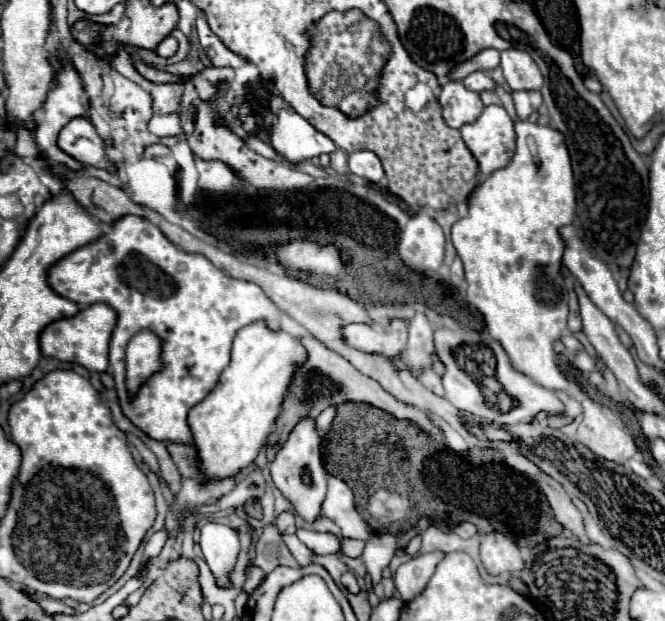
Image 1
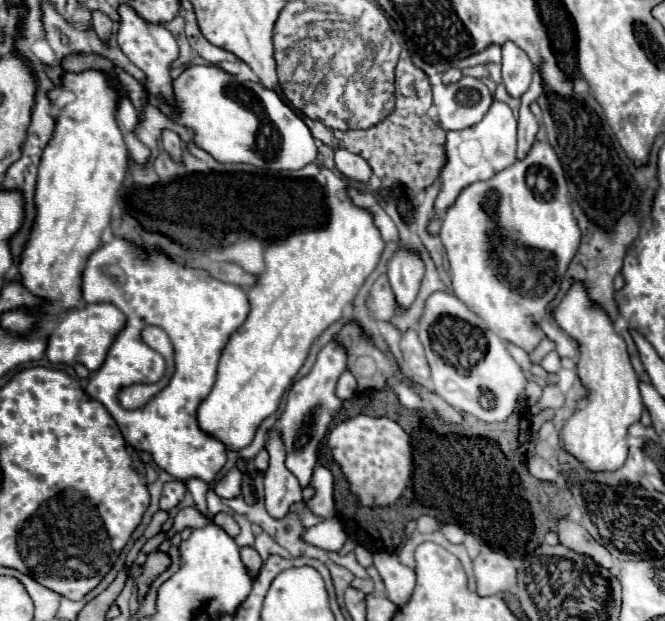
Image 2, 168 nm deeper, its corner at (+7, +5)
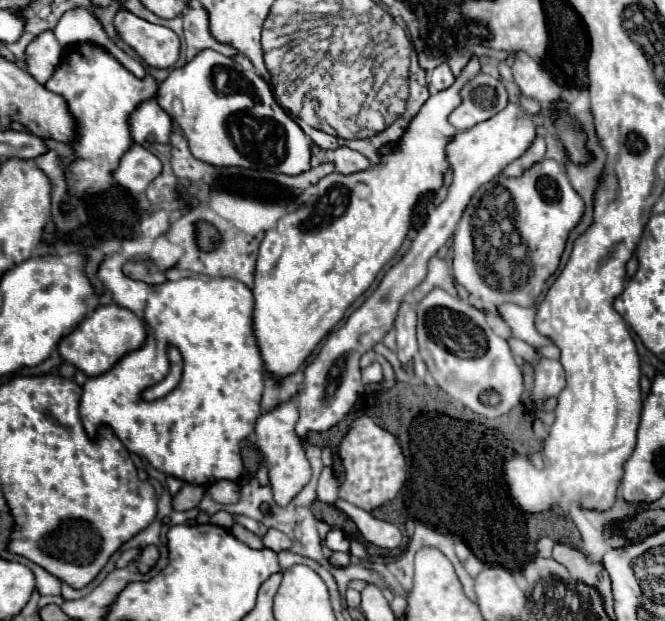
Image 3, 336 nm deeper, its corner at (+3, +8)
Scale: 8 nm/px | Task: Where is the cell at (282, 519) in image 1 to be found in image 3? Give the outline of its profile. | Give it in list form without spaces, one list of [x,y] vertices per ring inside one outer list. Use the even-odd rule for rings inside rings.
[[[288,401],[280,407],[276,407],[274,411],[260,415],[256,421],[256,431],[254,431],[256,433],[256,445],[262,449],[262,453],[266,457],[266,465],[270,467],[268,477],[270,477],[274,501],[280,507],[288,505],[304,489],[304,485],[310,481],[310,473],[312,473],[310,463],[304,455],[304,445],[294,431],[296,421],[298,421],[296,401]]]

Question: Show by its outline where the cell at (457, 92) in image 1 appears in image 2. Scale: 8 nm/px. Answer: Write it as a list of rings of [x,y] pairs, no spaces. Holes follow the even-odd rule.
[[[464,76],[450,86],[438,84],[432,94],[436,116],[444,130],[462,130],[480,122],[492,104],[488,86],[470,76]]]

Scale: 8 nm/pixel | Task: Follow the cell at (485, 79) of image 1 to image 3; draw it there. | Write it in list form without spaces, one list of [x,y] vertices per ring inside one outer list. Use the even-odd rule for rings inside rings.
[[[444,63],[444,65],[438,65],[434,71],[432,71],[432,85],[436,87],[436,89],[448,89],[452,83],[456,81],[456,77],[454,77],[454,73],[450,71],[450,65],[448,63]]]

